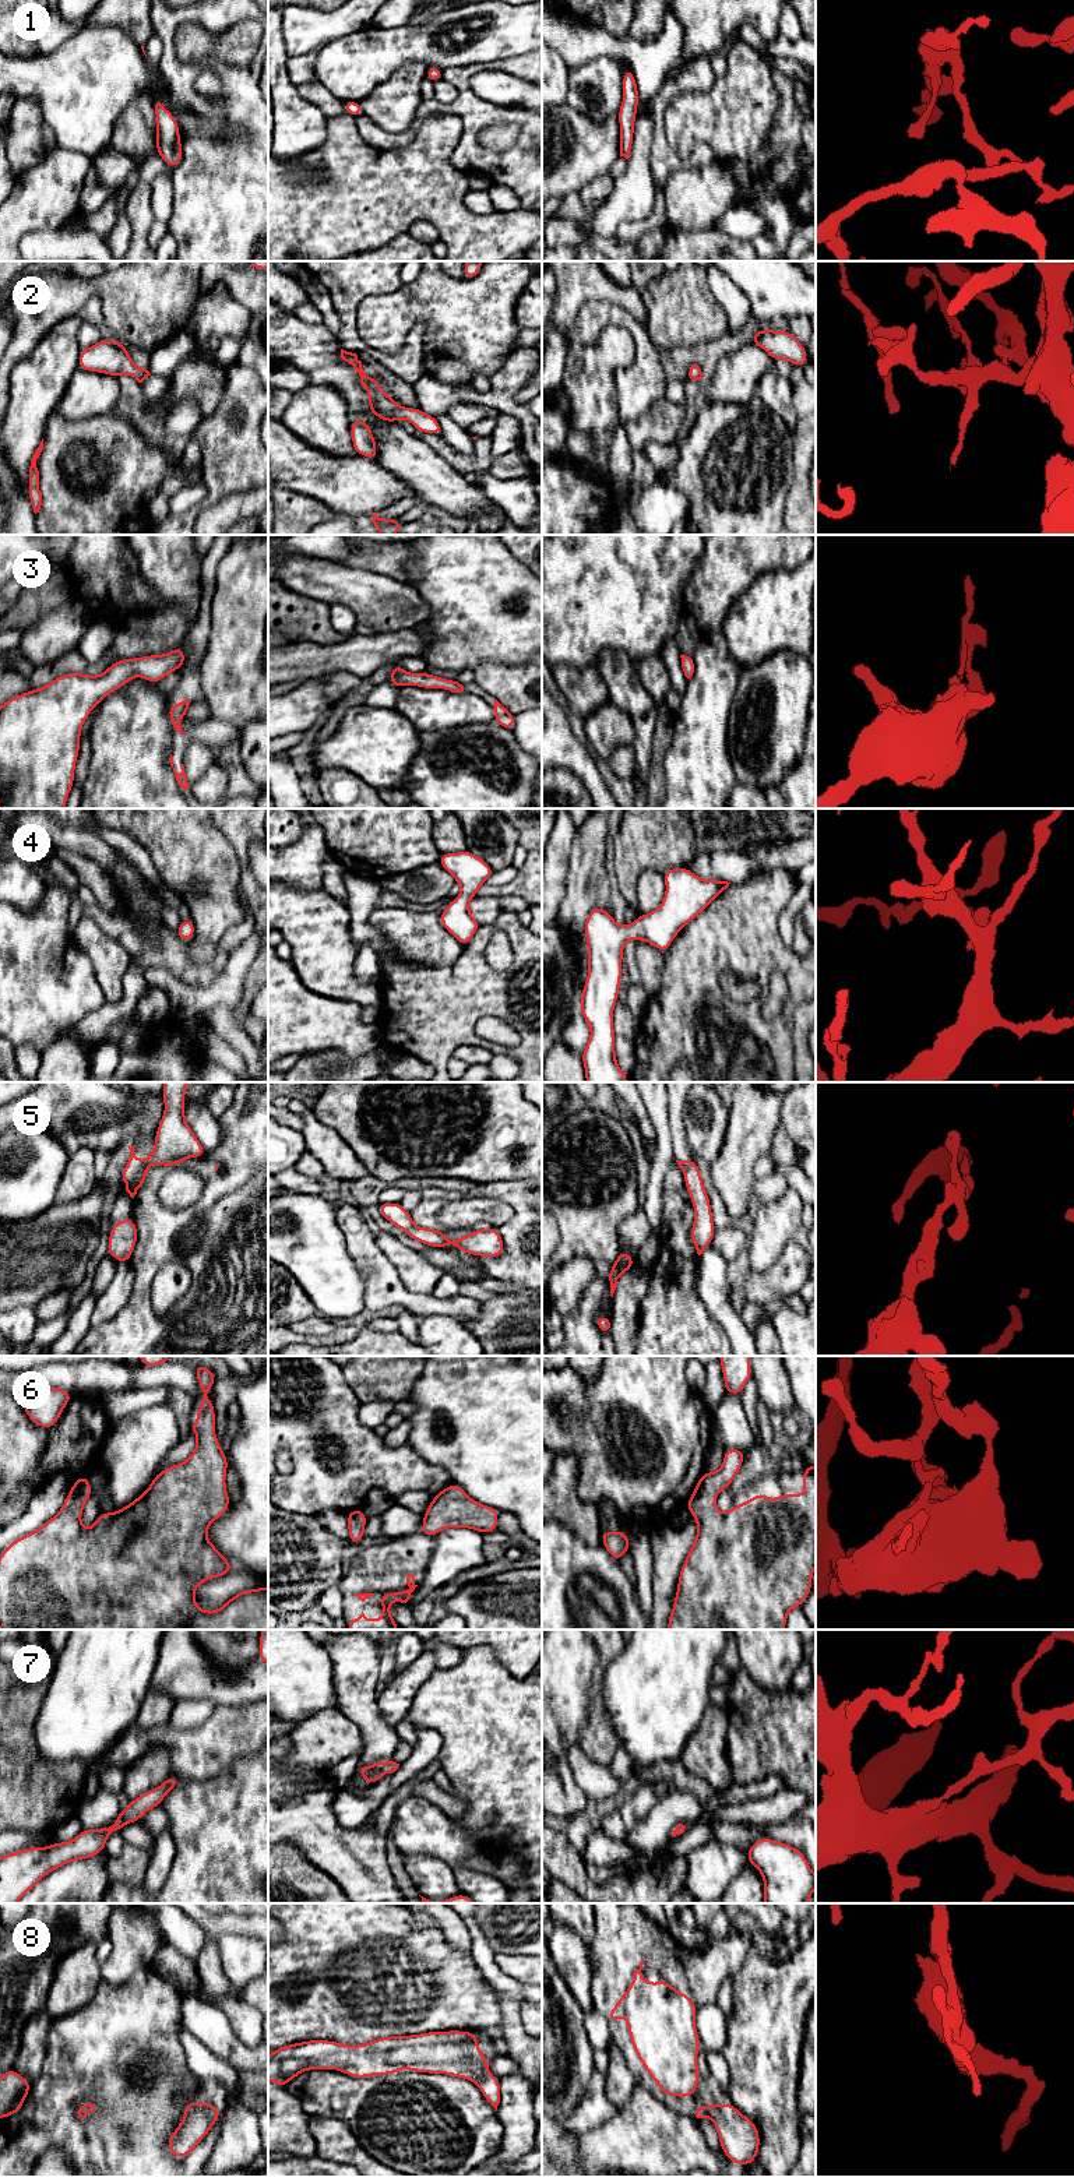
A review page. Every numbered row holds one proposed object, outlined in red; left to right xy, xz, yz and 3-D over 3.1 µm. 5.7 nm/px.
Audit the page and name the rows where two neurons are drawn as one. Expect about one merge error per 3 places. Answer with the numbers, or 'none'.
5

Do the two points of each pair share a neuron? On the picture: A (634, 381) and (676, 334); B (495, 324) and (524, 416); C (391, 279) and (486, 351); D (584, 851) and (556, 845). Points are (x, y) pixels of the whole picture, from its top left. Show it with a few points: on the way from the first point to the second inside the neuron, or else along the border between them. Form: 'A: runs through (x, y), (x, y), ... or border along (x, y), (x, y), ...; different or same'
A: border along (643, 320), (650, 340), (658, 348); different
B: border along (511, 352), (506, 362), (489, 376); different
C: border along (404, 284), (387, 293), (372, 296); different
D: border along (577, 830), (573, 838), (566, 880); different

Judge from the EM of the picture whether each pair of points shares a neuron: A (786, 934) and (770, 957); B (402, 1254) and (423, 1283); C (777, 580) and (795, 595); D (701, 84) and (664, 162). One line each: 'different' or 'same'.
A: different
B: same
C: same
D: same

